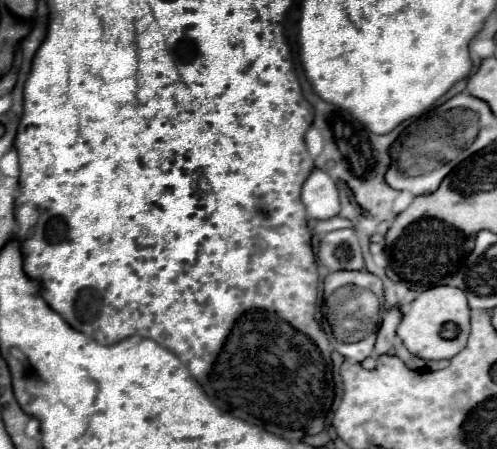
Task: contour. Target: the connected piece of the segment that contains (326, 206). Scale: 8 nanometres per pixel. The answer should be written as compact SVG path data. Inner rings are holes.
M313 169L303 185L301 201L309 219L331 219L339 215L339 191L335 181L321 169Z

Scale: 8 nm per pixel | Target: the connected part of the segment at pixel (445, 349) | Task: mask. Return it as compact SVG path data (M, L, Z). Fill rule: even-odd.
M431 287L423 291L411 305L407 315L403 317L397 335L401 337L403 345L417 357L429 361L429 359L451 359L455 357L469 337L469 305L465 293L457 287Z

